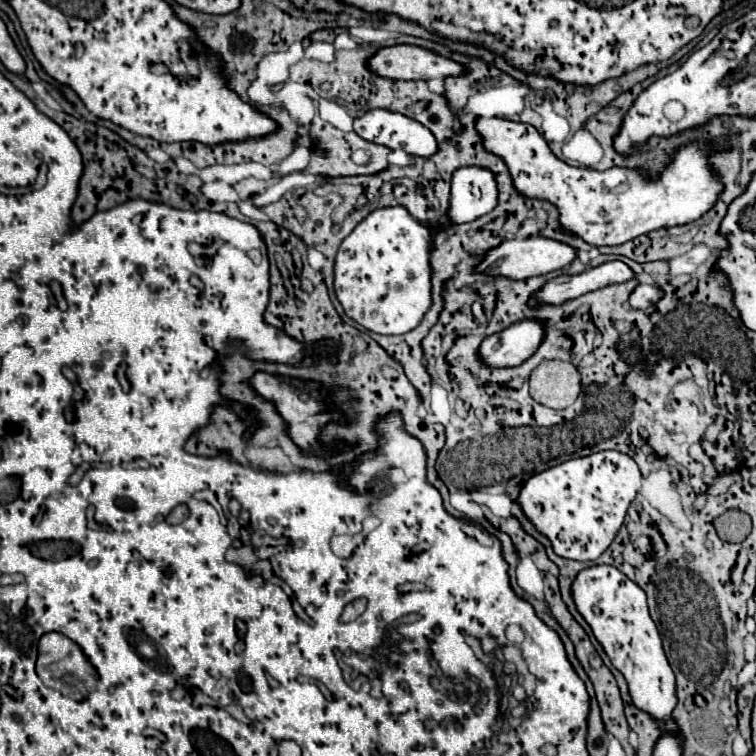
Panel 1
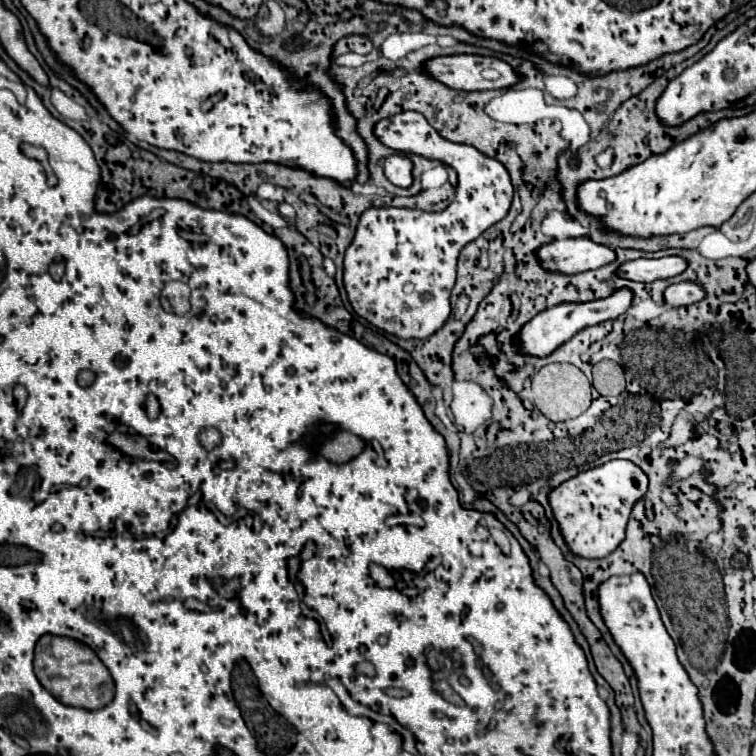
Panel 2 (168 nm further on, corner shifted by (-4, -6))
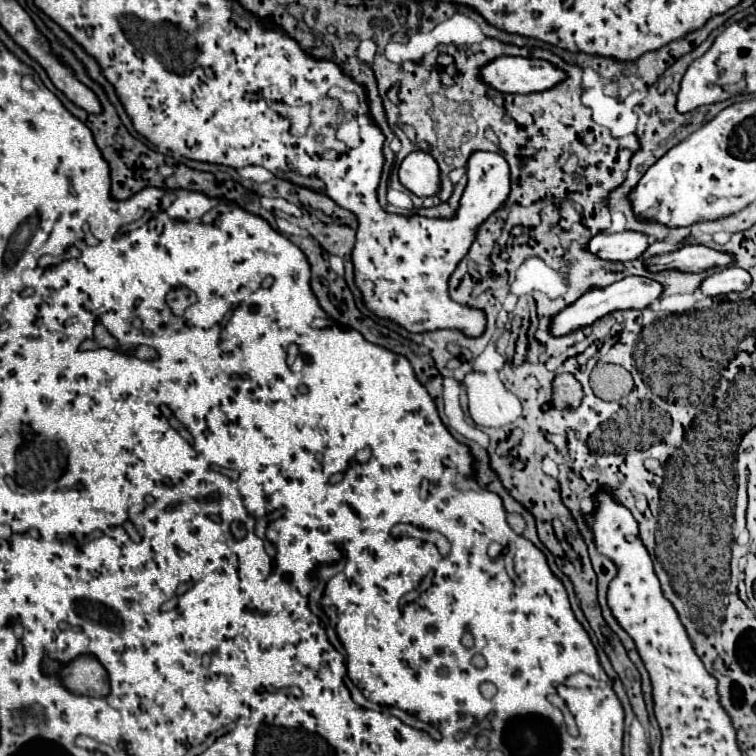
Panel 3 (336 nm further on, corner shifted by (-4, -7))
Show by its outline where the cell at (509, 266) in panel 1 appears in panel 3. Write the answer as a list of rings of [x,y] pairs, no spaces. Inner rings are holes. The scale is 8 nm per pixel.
[[[637,231],[599,233],[589,241],[591,253],[607,261],[631,261],[641,257],[649,247],[649,237]]]

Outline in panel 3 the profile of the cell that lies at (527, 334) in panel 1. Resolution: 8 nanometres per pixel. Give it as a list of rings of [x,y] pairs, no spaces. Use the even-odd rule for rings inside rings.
[[[637,275],[625,277],[625,279],[621,279],[621,281],[617,281],[617,283],[609,285],[609,287],[603,287],[603,289],[591,289],[581,299],[577,299],[573,305],[565,307],[559,315],[553,317],[553,325],[551,325],[553,335],[565,335],[565,333],[571,333],[573,329],[587,327],[593,321],[597,321],[603,315],[607,315],[611,311],[617,311],[617,309],[645,309],[661,293],[663,293],[663,285],[661,283],[657,283],[653,279],[647,279],[647,277],[637,277]]]

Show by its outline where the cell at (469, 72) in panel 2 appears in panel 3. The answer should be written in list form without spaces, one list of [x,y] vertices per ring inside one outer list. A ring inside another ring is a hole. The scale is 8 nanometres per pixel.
[[[497,57],[481,69],[481,77],[501,93],[537,93],[565,81],[567,73],[545,59]]]

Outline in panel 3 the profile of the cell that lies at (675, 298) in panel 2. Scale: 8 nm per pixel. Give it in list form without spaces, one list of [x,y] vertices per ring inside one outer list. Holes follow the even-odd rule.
[[[729,267],[701,283],[701,291],[705,295],[727,295],[733,291],[745,291],[751,285],[751,275],[743,267]]]

